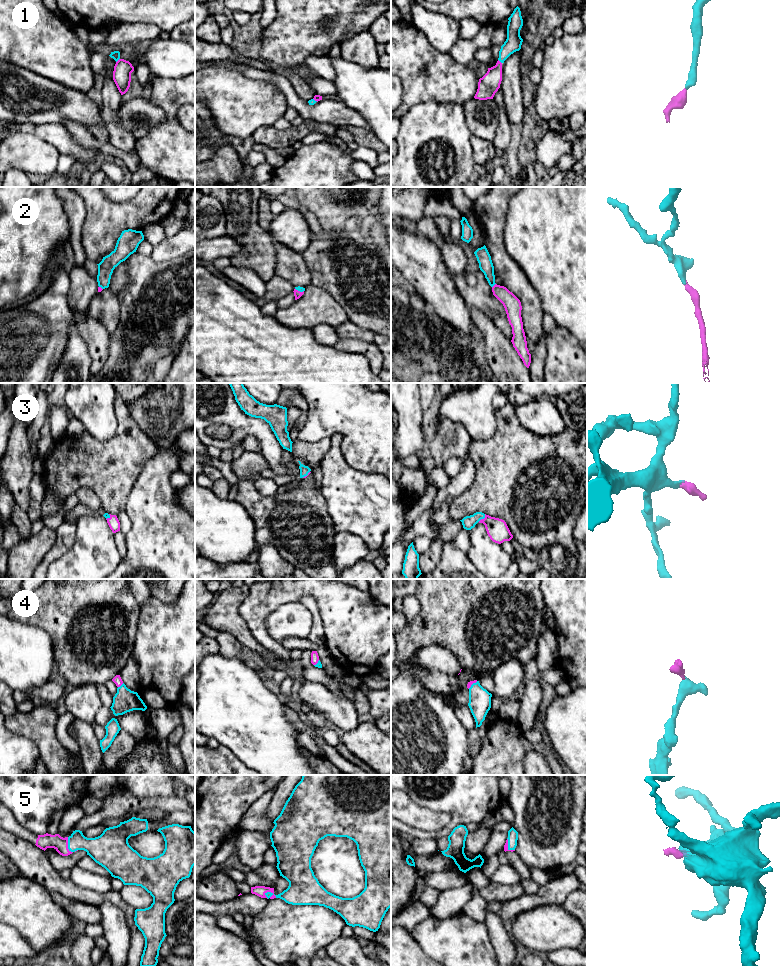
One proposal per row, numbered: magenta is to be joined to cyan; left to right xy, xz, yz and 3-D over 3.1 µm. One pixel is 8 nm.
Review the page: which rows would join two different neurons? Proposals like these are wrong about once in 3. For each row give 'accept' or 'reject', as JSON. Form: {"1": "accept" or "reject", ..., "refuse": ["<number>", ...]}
{"1": "accept", "2": "accept", "3": "accept", "4": "accept", "5": "accept", "refuse": []}

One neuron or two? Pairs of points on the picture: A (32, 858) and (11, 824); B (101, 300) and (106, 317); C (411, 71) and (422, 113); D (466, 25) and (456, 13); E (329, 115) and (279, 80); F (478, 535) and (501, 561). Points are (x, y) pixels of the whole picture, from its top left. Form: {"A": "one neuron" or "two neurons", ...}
{"A": "two neurons", "B": "one neuron", "C": "two neurons", "D": "two neurons", "E": "one neuron", "F": "one neuron"}

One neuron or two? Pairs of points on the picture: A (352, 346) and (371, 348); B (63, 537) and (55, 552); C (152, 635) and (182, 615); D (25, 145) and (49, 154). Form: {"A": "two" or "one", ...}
{"A": "one", "B": "one", "C": "one", "D": "one"}

